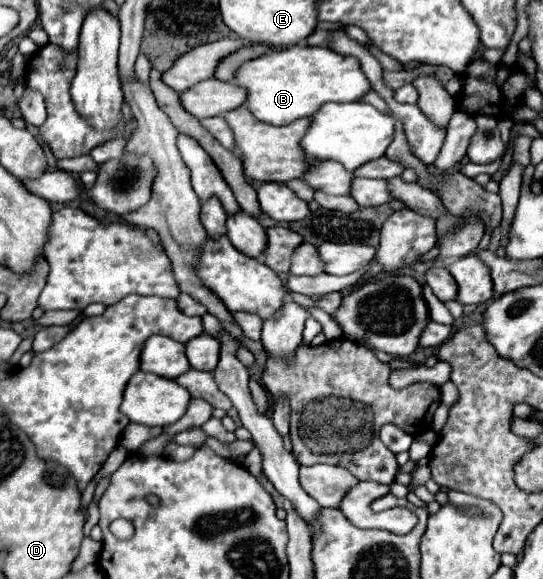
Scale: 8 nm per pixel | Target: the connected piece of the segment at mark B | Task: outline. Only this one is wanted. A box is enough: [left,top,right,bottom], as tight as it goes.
[233,46,371,124]

